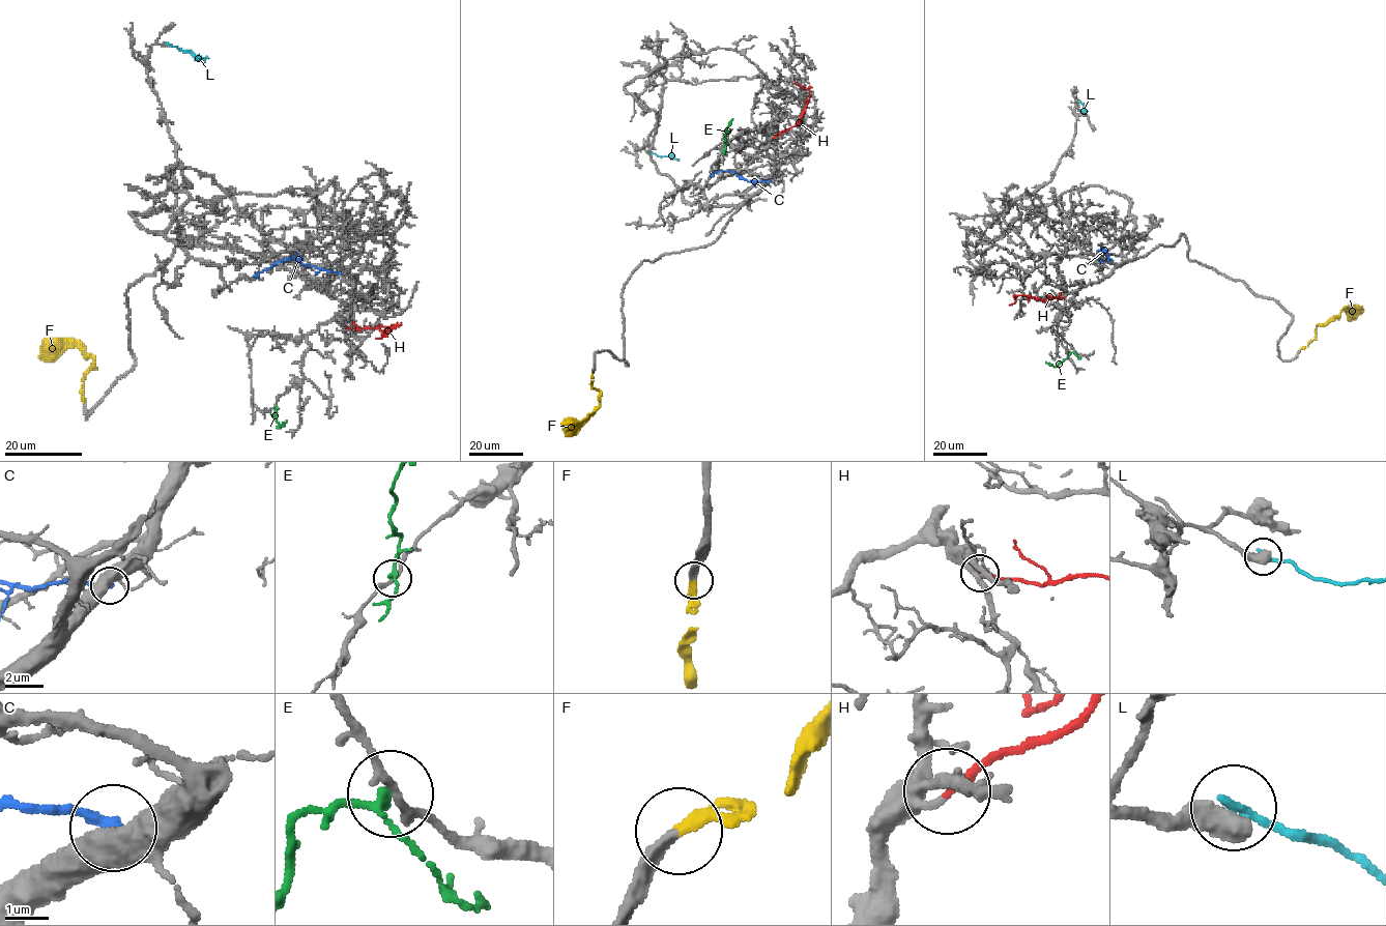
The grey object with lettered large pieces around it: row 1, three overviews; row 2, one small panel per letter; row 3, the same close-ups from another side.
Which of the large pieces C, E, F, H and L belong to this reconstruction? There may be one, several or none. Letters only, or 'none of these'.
F, H

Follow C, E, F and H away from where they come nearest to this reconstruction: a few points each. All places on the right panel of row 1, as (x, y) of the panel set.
C: (1108, 260), (1102, 249), (1097, 253), (1103, 262)
E: (1074, 351), (1055, 367), (1045, 362)
F: (1301, 349), (1316, 338), (1318, 324), (1336, 318), (1343, 311), (1348, 314), (1353, 308)
H: (1065, 297), (1043, 299), (1017, 295), (1013, 304), (1009, 305)

